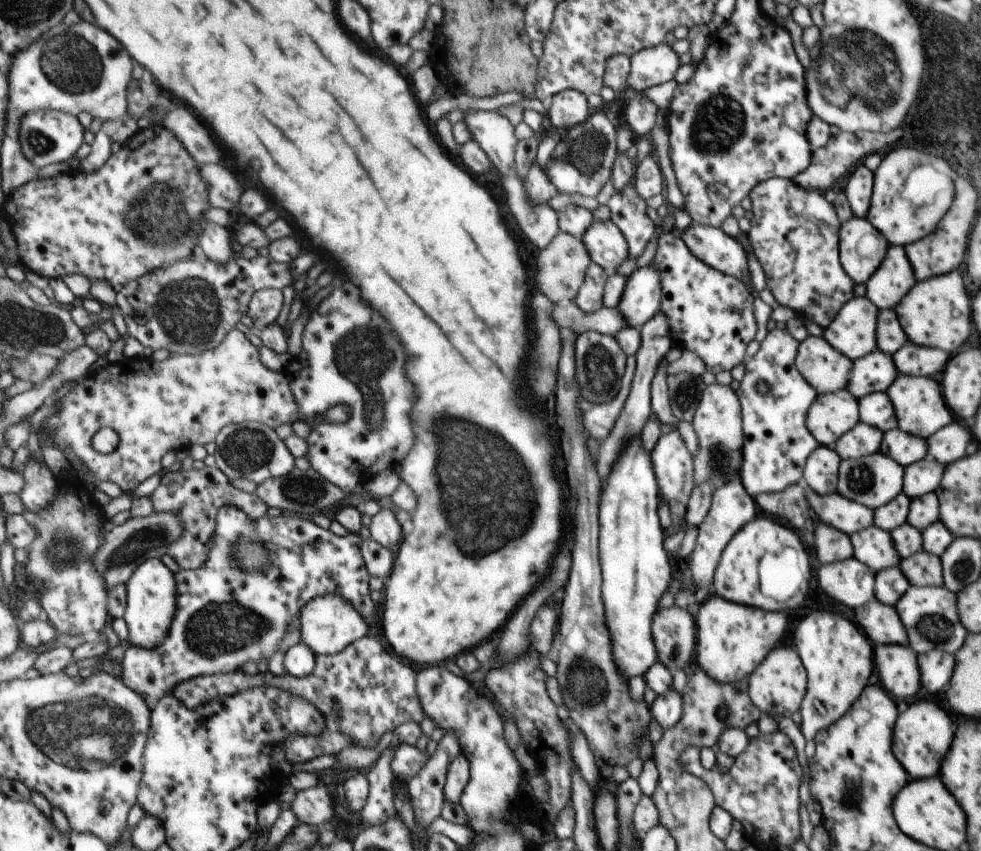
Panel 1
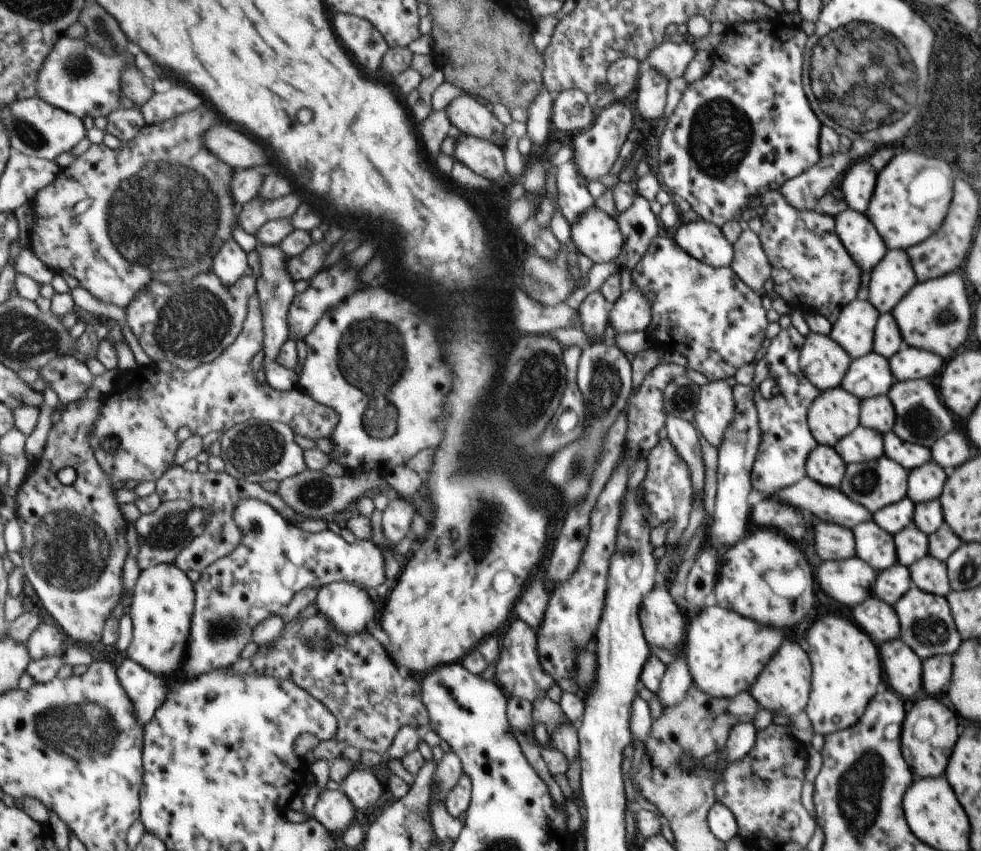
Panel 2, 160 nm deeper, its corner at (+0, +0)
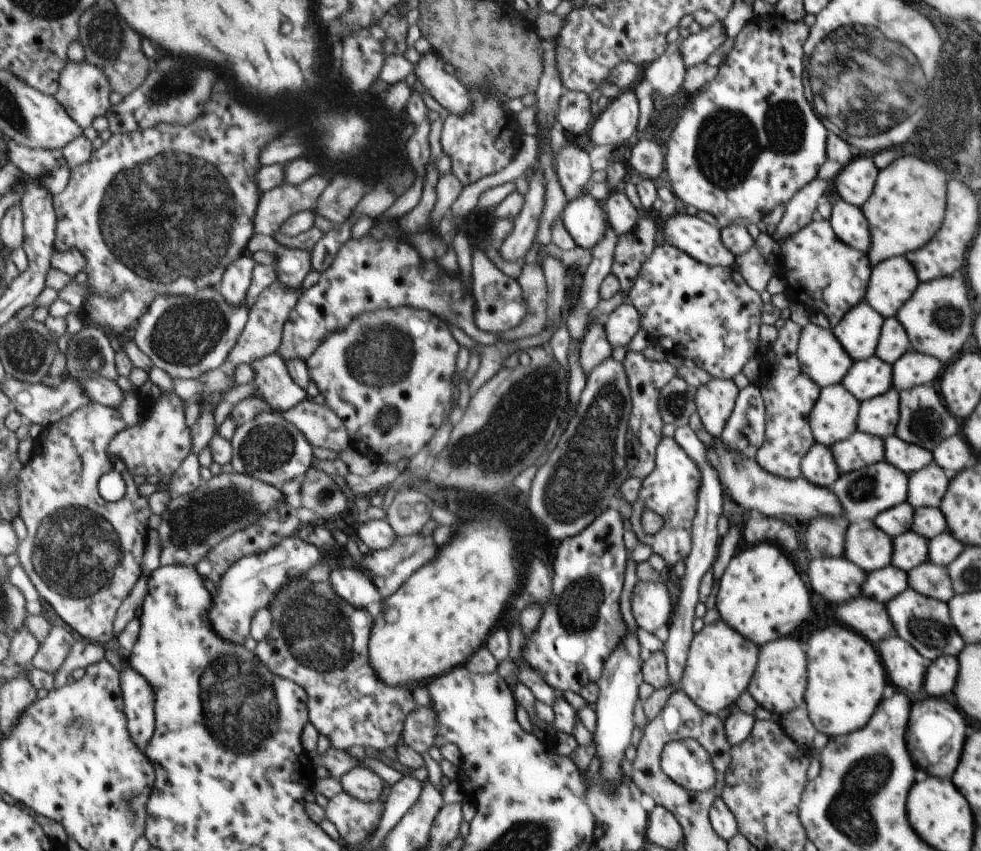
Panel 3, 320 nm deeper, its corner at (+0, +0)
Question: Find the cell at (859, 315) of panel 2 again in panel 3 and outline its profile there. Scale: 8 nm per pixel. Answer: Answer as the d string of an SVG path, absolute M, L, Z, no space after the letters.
M859 302L832 329L853 362L875 354L883 317L868 303Z

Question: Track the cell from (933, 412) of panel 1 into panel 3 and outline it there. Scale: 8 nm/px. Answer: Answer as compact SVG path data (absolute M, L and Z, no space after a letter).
M919 385L907 391L899 390L899 422L895 435L907 444L921 445L931 452L942 440L959 434L959 426L953 416L939 402L937 392L931 386Z

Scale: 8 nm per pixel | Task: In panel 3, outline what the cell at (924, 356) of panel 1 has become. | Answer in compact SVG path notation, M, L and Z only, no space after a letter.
M908 350L891 365L891 384L899 392L911 387L935 382L941 370L941 364L936 358L925 353Z

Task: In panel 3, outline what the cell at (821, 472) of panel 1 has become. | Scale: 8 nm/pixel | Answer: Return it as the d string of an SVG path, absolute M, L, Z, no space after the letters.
M813 444L800 460L800 474L813 484L831 489L840 476L831 448Z

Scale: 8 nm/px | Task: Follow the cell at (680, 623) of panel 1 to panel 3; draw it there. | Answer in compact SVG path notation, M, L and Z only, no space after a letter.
M633 581L630 607L637 628L655 634L671 616L671 598L661 581Z

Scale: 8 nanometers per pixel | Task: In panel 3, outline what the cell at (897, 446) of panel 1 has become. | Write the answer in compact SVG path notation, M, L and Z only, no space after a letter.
M895 434L884 441L884 460L907 475L915 474L920 468L933 462L932 453L921 445L907 444Z

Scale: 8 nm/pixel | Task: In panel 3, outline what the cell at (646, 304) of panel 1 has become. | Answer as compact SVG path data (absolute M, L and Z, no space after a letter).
M624 301L617 306L607 317L603 318L603 328L606 340L611 348L621 346L625 348L629 340L640 327L640 315L636 308Z

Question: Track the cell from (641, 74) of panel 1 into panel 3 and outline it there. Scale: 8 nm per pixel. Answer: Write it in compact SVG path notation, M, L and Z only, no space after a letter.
M716 19L710 27L701 28L699 32L681 39L680 53L686 68L705 62L707 56L725 39L725 29L719 19Z

